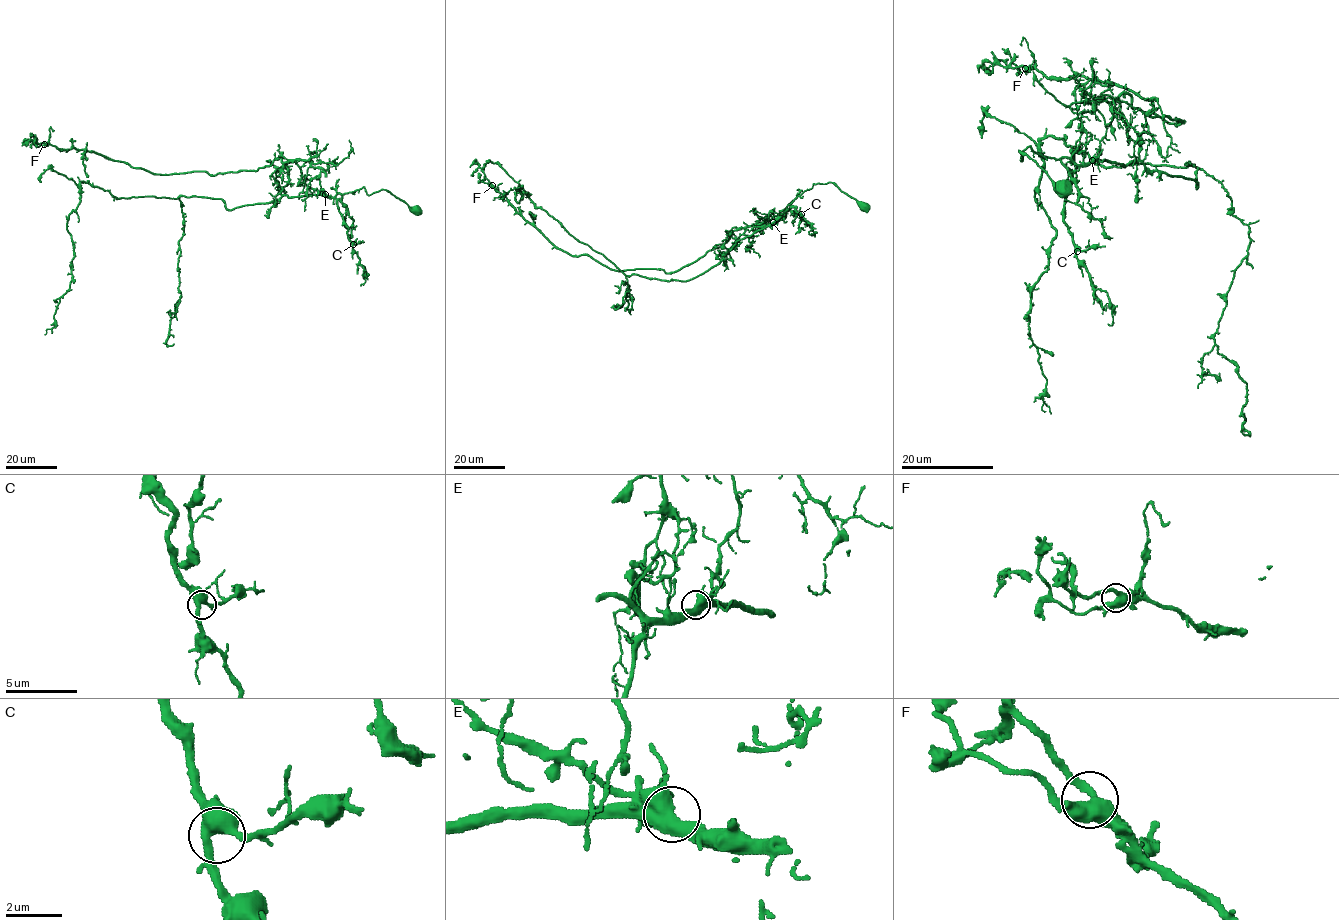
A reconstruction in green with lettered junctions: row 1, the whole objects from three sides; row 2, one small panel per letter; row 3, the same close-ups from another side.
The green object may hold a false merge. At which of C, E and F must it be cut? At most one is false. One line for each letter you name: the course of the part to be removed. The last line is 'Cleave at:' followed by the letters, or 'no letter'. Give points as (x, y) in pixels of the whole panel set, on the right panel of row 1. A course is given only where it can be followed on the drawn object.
E: course (1092, 160), (1106, 134), (1099, 97), (1128, 93), (1150, 117), (1183, 121), (1110, 82), (983, 63), (991, 70)
Cleave at: E

